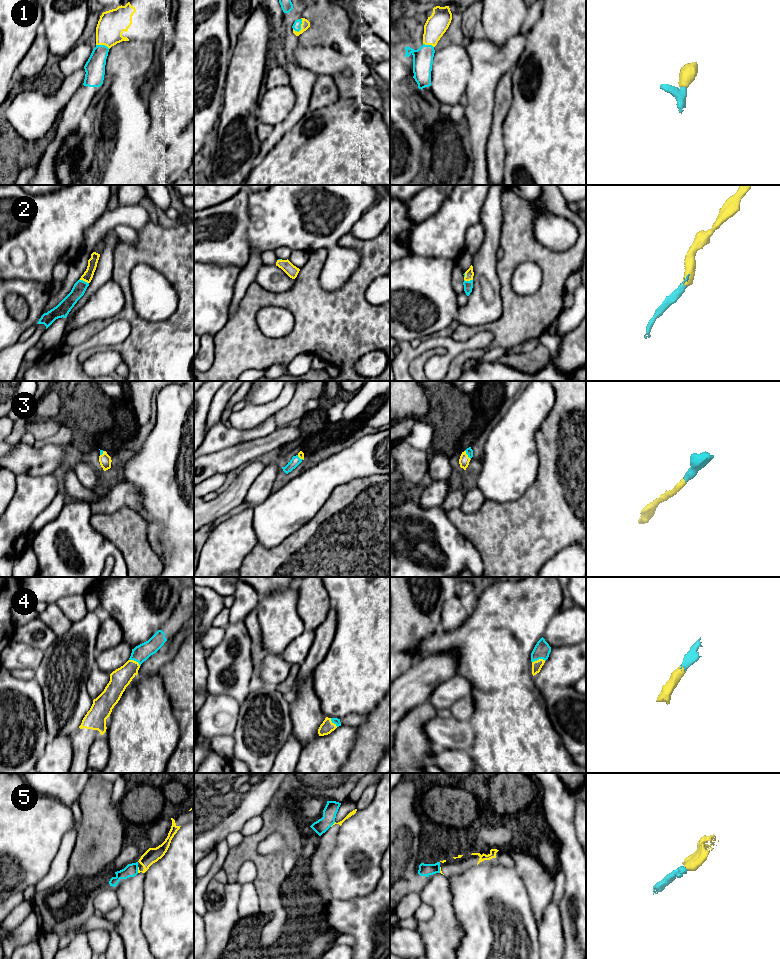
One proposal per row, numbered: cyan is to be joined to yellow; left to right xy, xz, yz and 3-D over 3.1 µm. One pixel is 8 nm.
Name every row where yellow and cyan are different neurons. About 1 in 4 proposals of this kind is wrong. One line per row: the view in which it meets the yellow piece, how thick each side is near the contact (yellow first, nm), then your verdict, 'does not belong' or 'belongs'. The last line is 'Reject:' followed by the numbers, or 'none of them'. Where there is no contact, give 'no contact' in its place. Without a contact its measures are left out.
1: meets yellow in xz; 70 nm thick on the yellow side, 70 nm on the other; belongs
2: meets yellow in xy; 80 nm thick on the yellow side, 110 nm on the other; belongs
3: meets yellow in yz; 90 nm thick on the yellow side, 60 nm on the other; belongs
4: meets yellow in yz; 80 nm thick on the yellow side, 130 nm on the other; belongs
5: meets yellow in xy; 120 nm thick on the yellow side, 110 nm on the other; does not belong
Reject: 5

